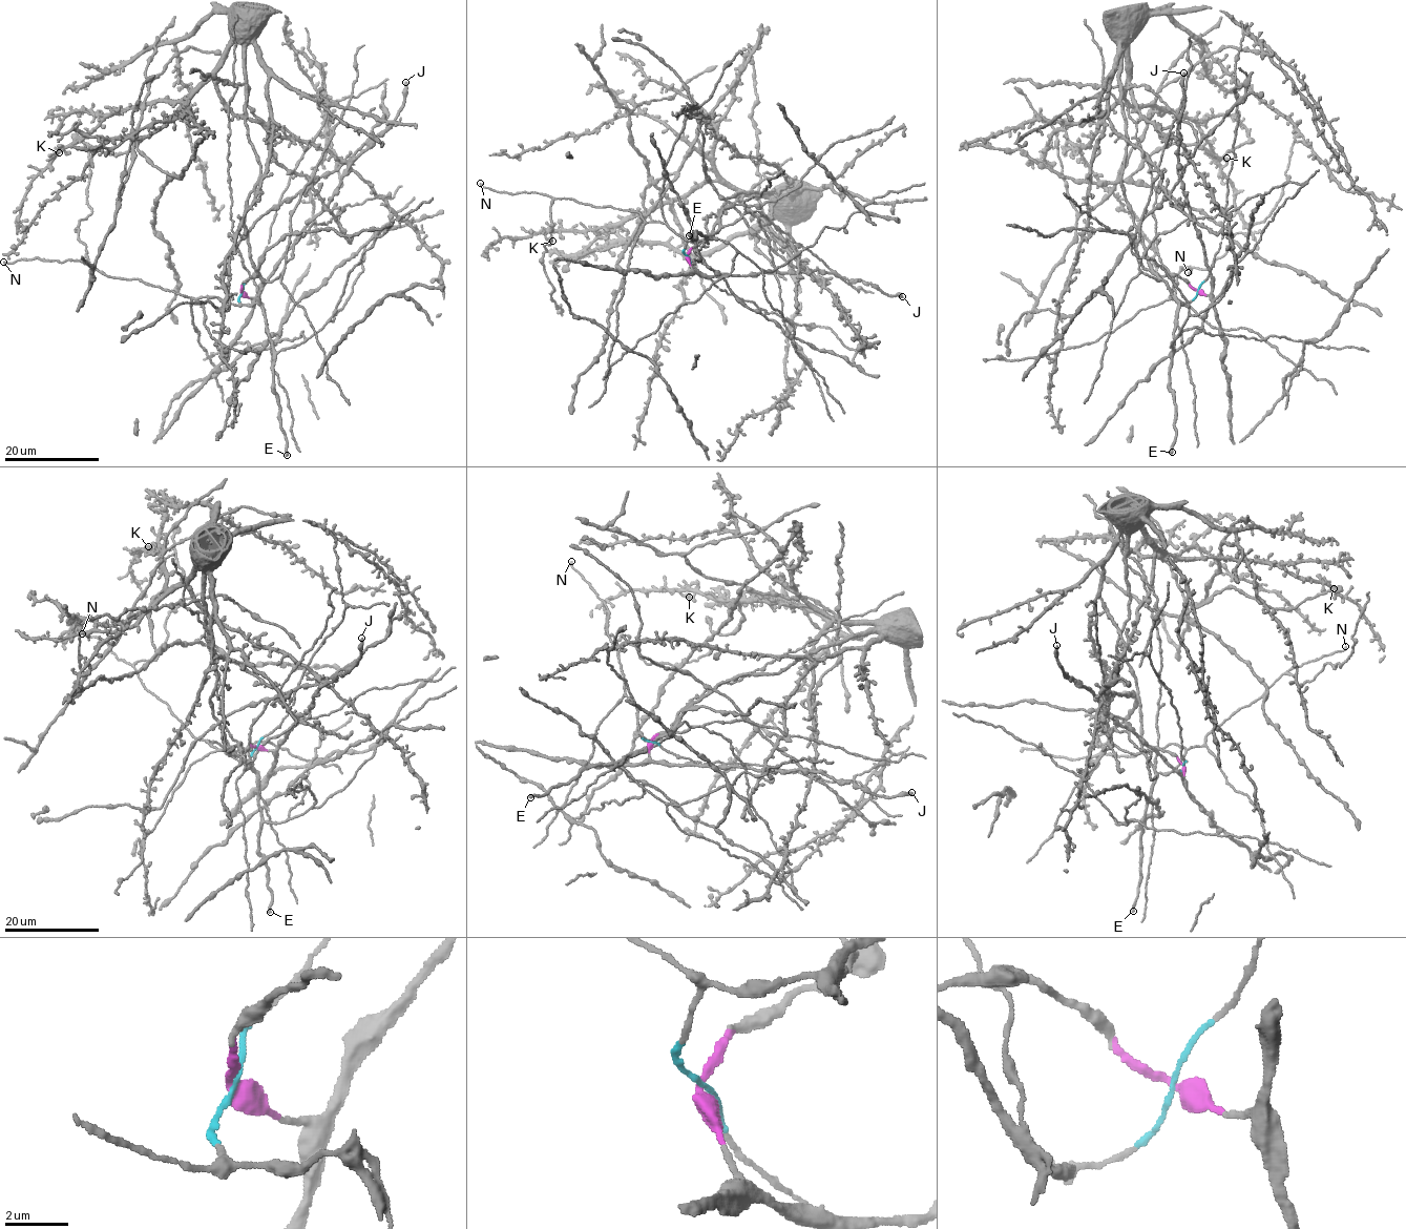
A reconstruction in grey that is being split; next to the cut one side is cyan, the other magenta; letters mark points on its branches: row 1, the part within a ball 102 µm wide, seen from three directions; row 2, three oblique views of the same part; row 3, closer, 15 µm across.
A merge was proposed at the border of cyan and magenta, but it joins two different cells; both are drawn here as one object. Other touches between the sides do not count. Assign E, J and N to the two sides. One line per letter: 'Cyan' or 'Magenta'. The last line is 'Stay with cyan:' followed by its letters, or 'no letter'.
E: Cyan
J: Magenta
N: Cyan
Stay with cyan: E, N

